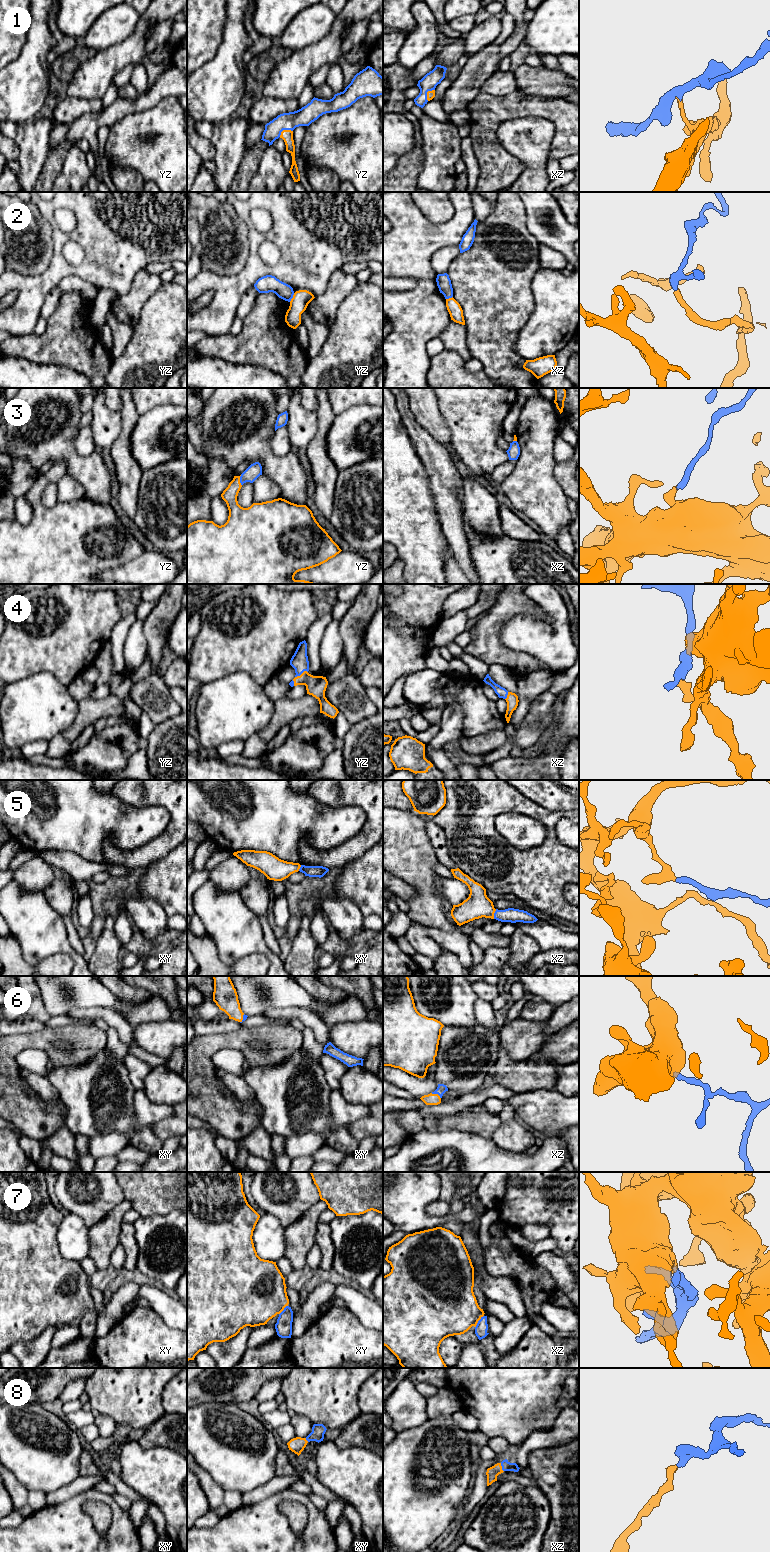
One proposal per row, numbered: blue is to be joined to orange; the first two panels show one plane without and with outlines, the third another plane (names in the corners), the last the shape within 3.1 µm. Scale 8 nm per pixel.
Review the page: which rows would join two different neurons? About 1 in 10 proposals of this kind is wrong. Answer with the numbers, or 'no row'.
2

